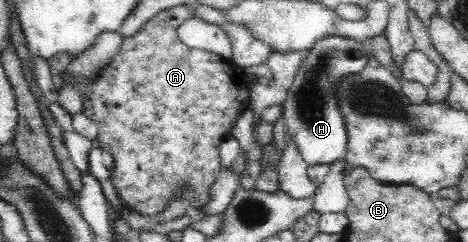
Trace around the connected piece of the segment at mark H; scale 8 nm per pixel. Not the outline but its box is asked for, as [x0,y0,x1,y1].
[283,36,369,168]

